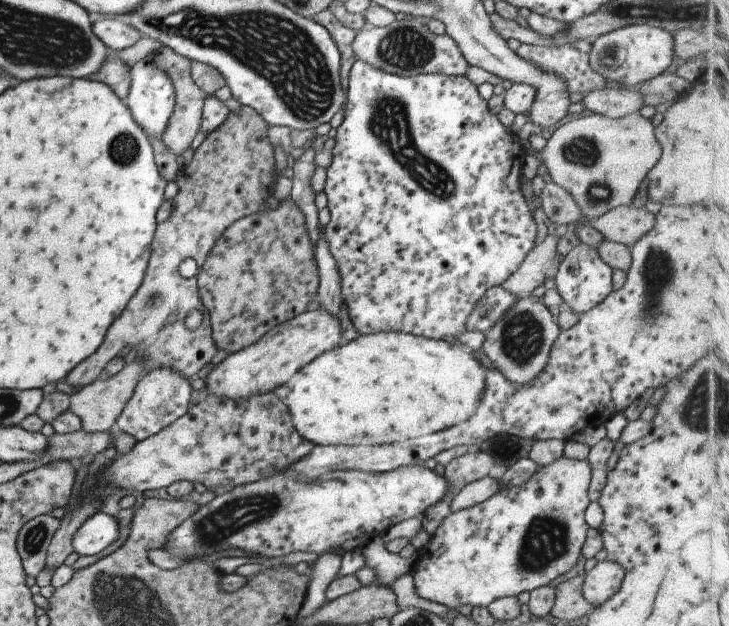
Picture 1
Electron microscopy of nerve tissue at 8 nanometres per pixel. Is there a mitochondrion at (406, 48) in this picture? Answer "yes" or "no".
yes

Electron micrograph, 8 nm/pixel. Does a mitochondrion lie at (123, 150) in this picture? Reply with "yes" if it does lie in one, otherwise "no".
yes

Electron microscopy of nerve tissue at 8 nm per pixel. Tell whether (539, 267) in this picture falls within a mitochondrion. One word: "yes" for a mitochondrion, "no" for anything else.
no

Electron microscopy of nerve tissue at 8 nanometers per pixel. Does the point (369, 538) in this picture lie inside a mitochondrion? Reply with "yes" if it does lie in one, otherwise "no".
no

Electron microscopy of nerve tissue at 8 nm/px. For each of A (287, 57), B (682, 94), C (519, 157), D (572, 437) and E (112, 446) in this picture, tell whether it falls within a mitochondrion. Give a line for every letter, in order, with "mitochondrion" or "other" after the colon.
A: mitochondrion
B: other
C: other
D: other
E: other

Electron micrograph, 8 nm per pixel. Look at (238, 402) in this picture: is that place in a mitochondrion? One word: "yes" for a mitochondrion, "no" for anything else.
no

